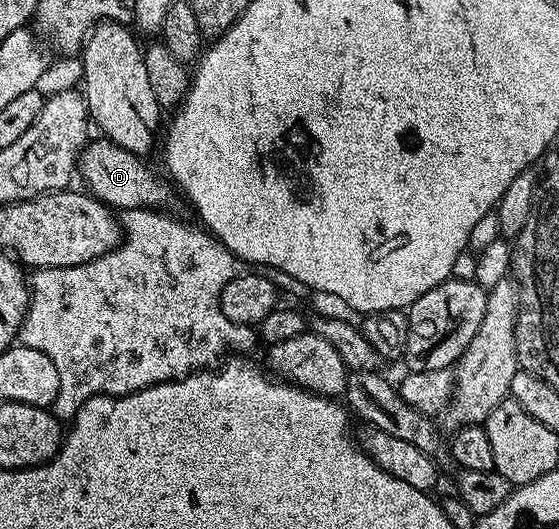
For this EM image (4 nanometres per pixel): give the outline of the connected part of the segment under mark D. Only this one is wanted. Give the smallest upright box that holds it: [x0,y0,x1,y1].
[77,139,176,211]

